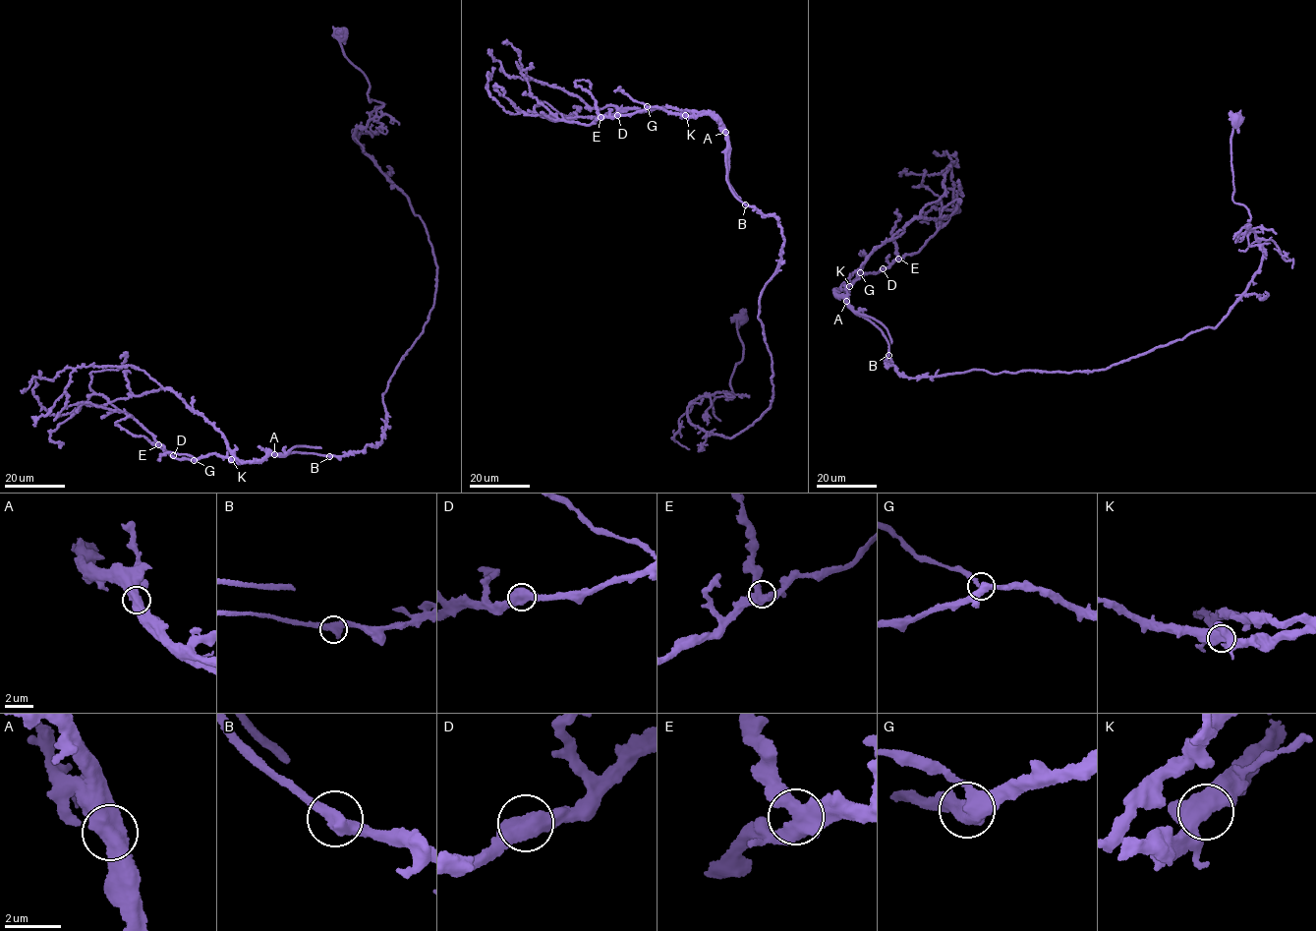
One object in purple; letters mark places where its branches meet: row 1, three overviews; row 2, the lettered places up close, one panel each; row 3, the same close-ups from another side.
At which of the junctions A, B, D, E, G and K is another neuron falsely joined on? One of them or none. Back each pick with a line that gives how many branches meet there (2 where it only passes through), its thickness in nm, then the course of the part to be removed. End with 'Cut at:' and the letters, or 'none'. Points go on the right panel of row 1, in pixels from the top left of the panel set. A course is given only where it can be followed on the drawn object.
A: branches 2; calibre 700 nm; course (846, 302), (835, 291), (859, 271), (878, 272), (916, 253), (958, 204), (960, 210), (952, 204), (954, 153)
Cut at: A

